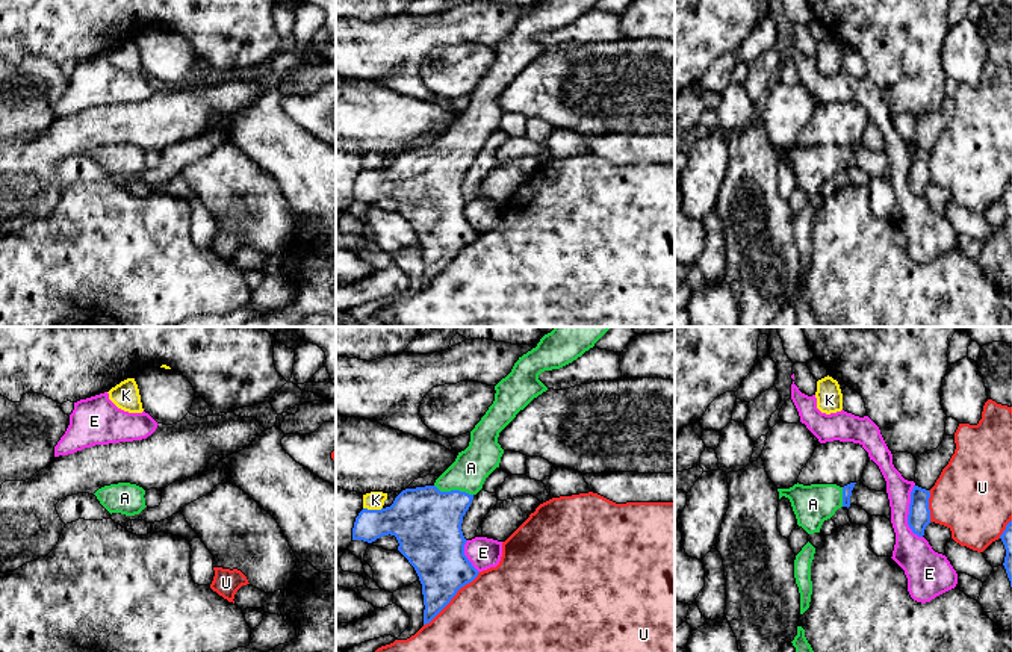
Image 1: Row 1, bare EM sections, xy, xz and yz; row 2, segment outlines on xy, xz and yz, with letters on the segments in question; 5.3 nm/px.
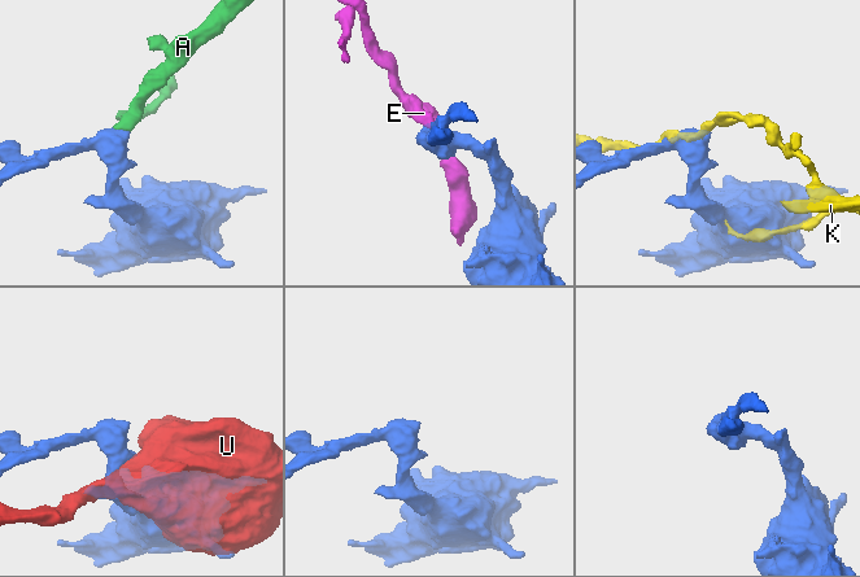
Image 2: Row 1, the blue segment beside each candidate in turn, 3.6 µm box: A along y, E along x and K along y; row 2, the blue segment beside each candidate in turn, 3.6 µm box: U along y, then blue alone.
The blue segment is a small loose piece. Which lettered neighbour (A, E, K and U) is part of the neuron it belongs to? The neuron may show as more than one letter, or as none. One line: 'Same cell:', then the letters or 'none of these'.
Same cell: A

